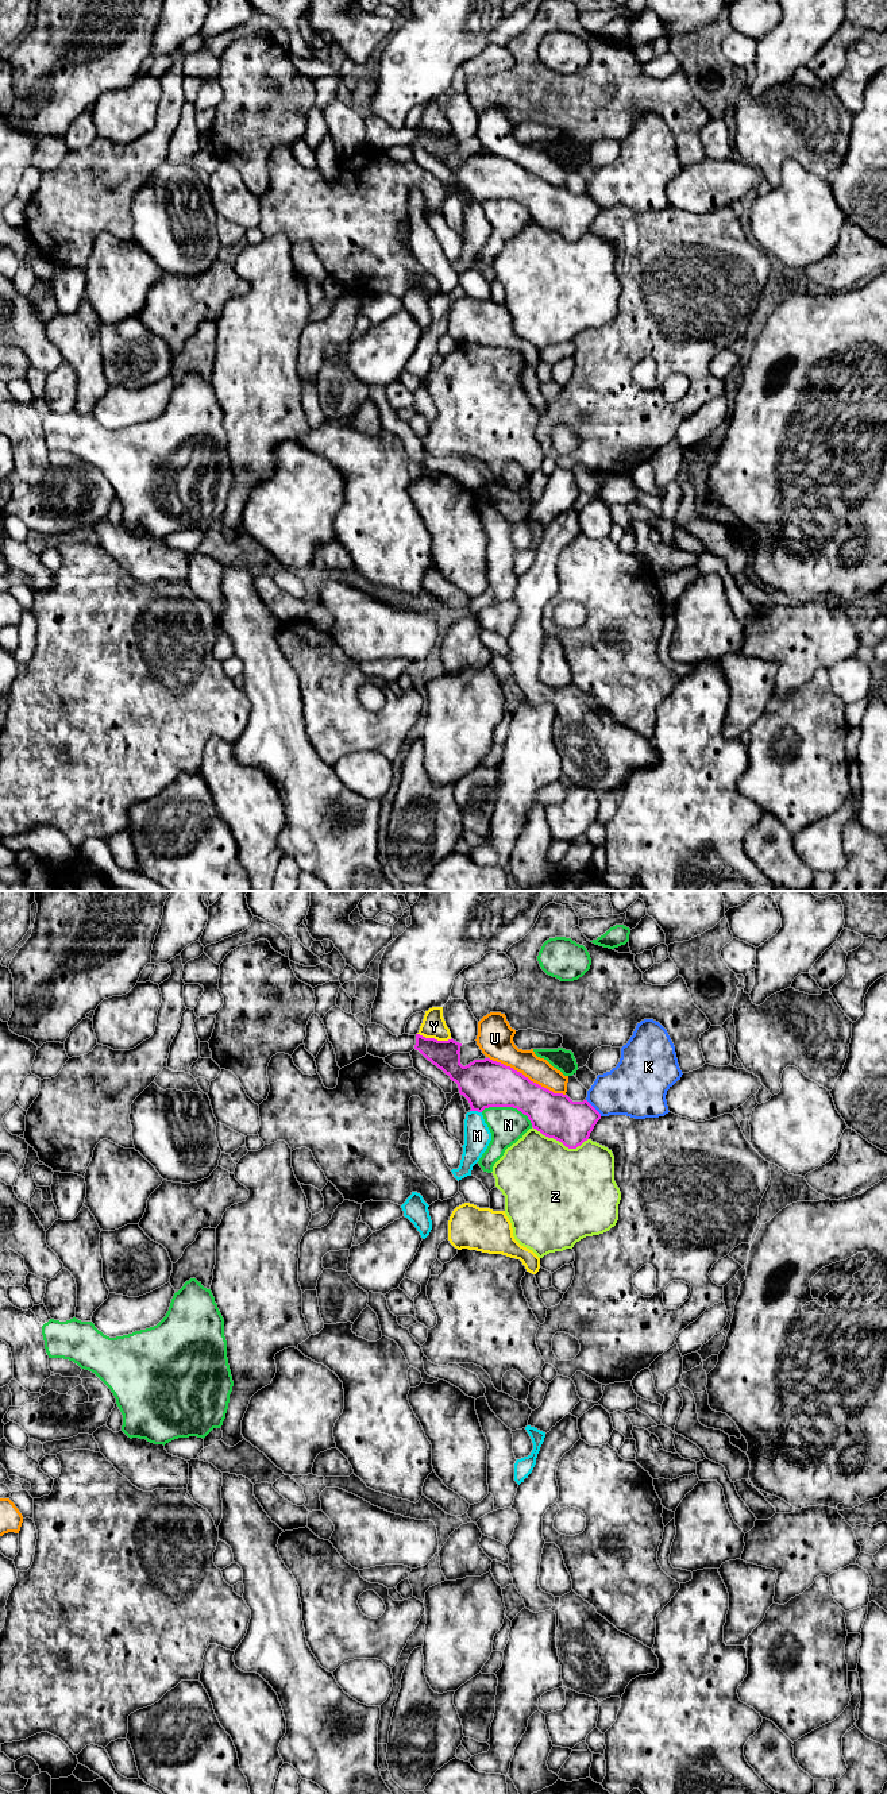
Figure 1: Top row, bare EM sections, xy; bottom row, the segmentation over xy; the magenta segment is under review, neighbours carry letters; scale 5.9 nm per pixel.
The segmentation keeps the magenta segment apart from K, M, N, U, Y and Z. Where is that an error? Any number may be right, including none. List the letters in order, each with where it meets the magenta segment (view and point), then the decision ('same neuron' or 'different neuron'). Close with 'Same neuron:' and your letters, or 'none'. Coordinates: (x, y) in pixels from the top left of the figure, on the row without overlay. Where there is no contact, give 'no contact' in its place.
K: meets magenta in xy at (593, 200); different neuron
M: meets magenta in xy at (475, 203); different neuron
N: meets magenta in xy at (509, 199); different neuron
U: meets magenta in xy at (527, 170); different neuron
Y: meets magenta in xy at (434, 131); different neuron
Z: meets magenta in xy at (560, 234); different neuron
Same neuron: none

